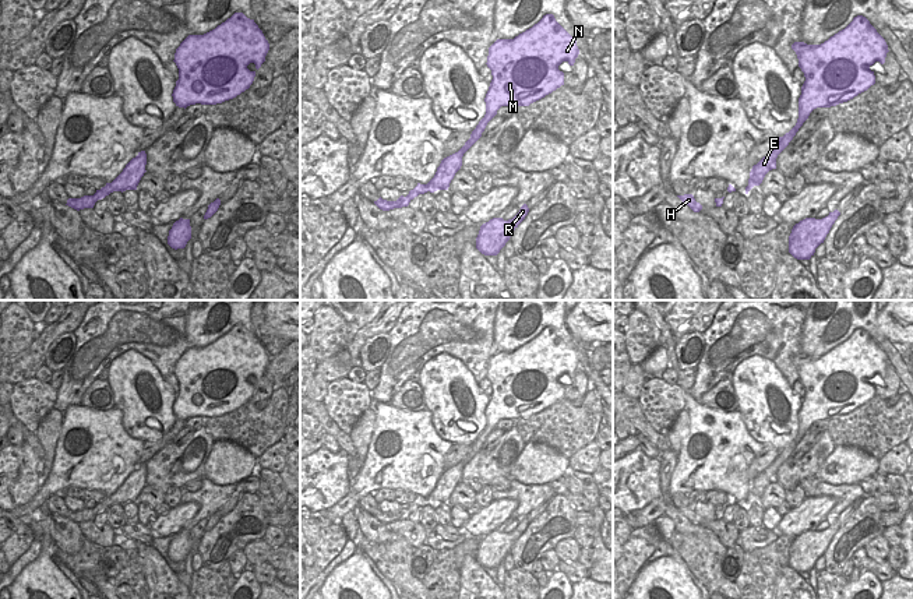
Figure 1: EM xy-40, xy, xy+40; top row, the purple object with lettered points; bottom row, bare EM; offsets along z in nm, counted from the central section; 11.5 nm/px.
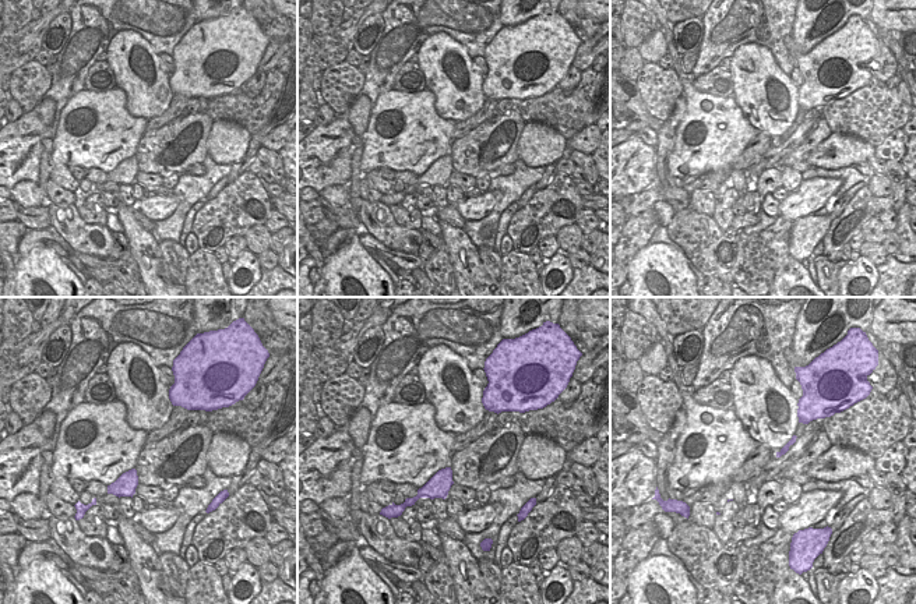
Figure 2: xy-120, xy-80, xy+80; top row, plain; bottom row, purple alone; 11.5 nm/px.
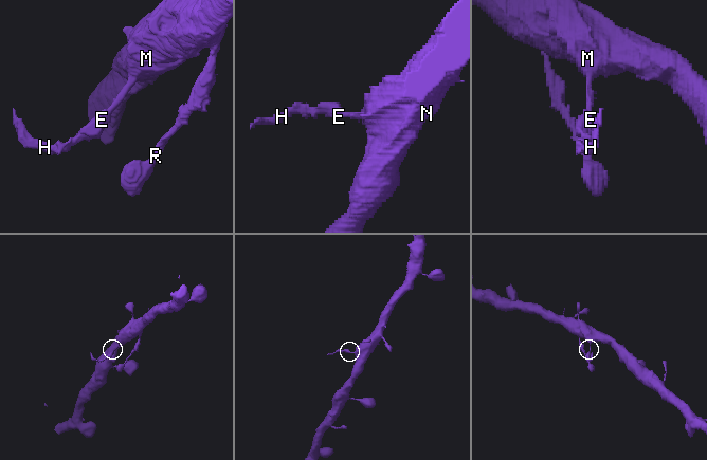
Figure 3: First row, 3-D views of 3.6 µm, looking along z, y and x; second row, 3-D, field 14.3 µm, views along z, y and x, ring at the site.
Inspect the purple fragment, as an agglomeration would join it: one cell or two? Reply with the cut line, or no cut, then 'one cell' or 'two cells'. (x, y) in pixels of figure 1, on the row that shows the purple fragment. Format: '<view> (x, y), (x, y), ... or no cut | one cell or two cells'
xy+40 (799, 115), (797, 127) | two cells

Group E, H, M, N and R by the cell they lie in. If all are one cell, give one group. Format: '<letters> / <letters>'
E H / M N R

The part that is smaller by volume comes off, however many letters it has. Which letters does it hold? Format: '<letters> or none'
E, H

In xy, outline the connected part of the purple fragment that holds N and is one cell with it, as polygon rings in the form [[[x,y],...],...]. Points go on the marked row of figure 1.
[[[546,14],[532,28],[514,39],[497,39],[489,47],[487,67],[493,80],[486,94],[486,113],[491,119],[501,106],[529,106],[564,85],[564,73],[558,70],[563,61],[574,66],[579,54],[577,40],[554,18]]]

